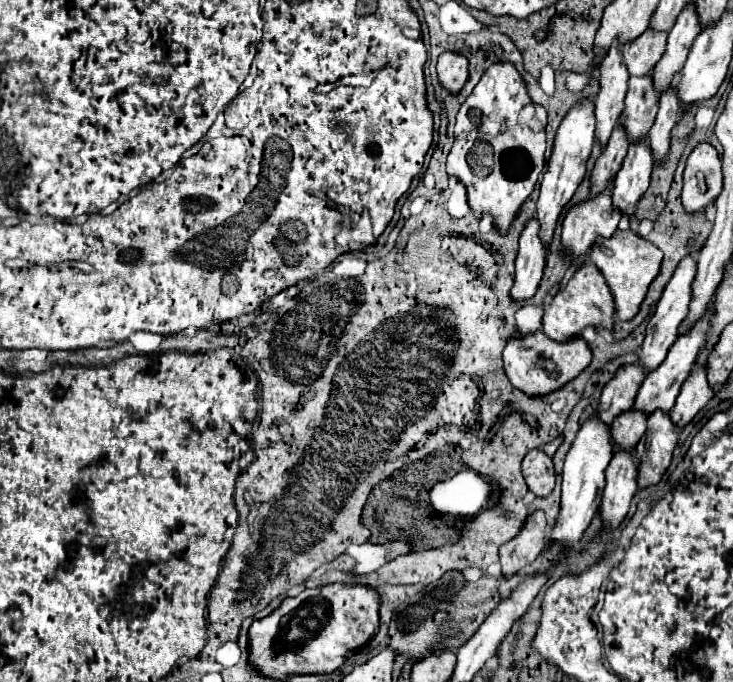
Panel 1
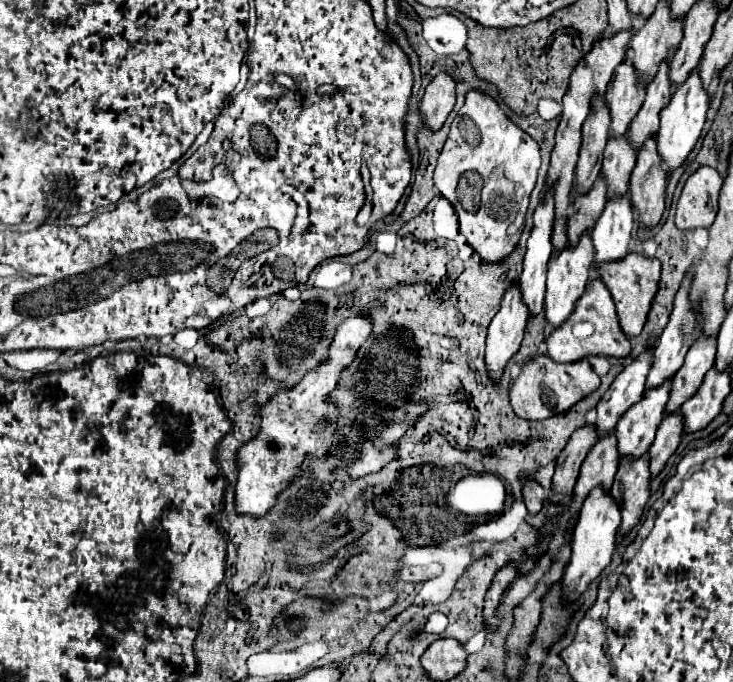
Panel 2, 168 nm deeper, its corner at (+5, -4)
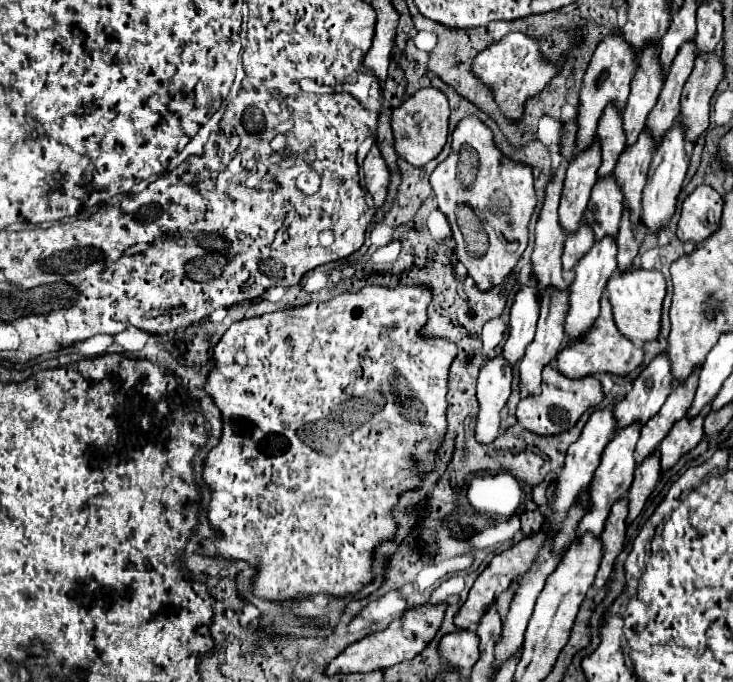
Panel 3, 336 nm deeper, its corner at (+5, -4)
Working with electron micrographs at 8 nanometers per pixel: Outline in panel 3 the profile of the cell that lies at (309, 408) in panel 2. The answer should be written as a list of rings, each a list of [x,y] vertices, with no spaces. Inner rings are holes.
[[[363,287],[359,293],[337,295],[325,303],[309,303],[291,311],[267,313],[253,319],[235,321],[213,351],[217,367],[209,375],[207,393],[223,413],[221,445],[211,449],[205,459],[203,479],[213,491],[209,503],[209,521],[223,533],[219,541],[203,541],[203,555],[223,555],[229,559],[243,559],[259,569],[255,577],[255,595],[269,599],[295,599],[297,595],[331,593],[345,597],[359,591],[371,581],[371,551],[381,539],[395,533],[391,509],[403,489],[417,485],[417,475],[433,469],[433,453],[445,435],[445,409],[447,409],[447,373],[457,347],[445,339],[423,339],[419,329],[427,323],[427,305],[431,301],[429,287]]]

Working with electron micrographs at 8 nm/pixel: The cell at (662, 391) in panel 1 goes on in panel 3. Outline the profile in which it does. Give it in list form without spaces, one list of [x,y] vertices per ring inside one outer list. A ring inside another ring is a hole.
[[[631,423],[627,427],[623,427],[621,431],[617,431],[617,435],[613,437],[613,441],[605,447],[603,457],[601,457],[601,465],[597,467],[597,473],[593,477],[593,485],[591,485],[591,501],[593,501],[593,509],[581,519],[581,525],[577,529],[577,537],[585,531],[591,533],[601,533],[605,519],[609,515],[609,505],[613,505],[613,501],[617,501],[617,497],[621,497],[621,493],[629,491],[629,485],[633,483],[633,471],[637,467],[635,463],[635,447],[639,441],[639,431],[641,423]]]

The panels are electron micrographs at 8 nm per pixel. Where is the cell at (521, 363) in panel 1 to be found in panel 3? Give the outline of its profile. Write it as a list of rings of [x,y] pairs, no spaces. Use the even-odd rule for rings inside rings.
[[[547,365],[543,369],[541,395],[527,395],[519,401],[517,423],[537,435],[563,433],[563,431],[571,429],[587,409],[597,407],[601,401],[603,401],[603,389],[601,389],[601,383],[597,381],[597,377],[569,379],[561,371],[557,371],[553,365]]]

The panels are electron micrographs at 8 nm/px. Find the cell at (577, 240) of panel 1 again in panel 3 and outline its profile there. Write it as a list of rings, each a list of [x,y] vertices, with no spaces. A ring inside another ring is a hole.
[[[545,289],[541,293],[541,315],[539,315],[539,323],[537,323],[537,333],[535,333],[535,339],[527,345],[527,351],[525,351],[525,357],[519,365],[521,369],[521,391],[523,395],[535,395],[535,393],[541,393],[541,371],[545,365],[549,365],[555,355],[559,353],[561,347],[565,347],[567,343],[567,337],[565,337],[565,331],[563,331],[563,323],[565,323],[565,317],[569,313],[569,289]]]

